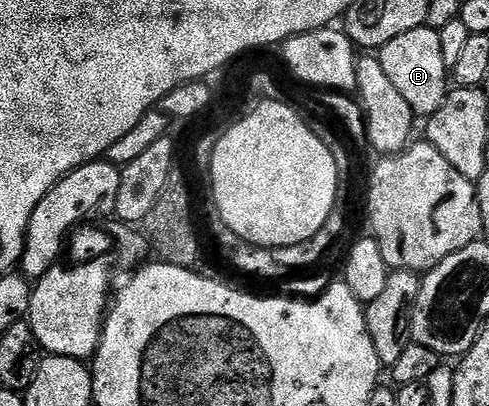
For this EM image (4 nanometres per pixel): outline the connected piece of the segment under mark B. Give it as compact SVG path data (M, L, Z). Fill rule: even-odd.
M428 24L415 27L415 31L407 31L391 39L376 54L379 63L383 63L383 71L387 79L403 95L407 107L418 118L428 119L432 113L443 107L443 99L451 88L451 70L443 63L443 47L439 44L438 30L429 28Z

